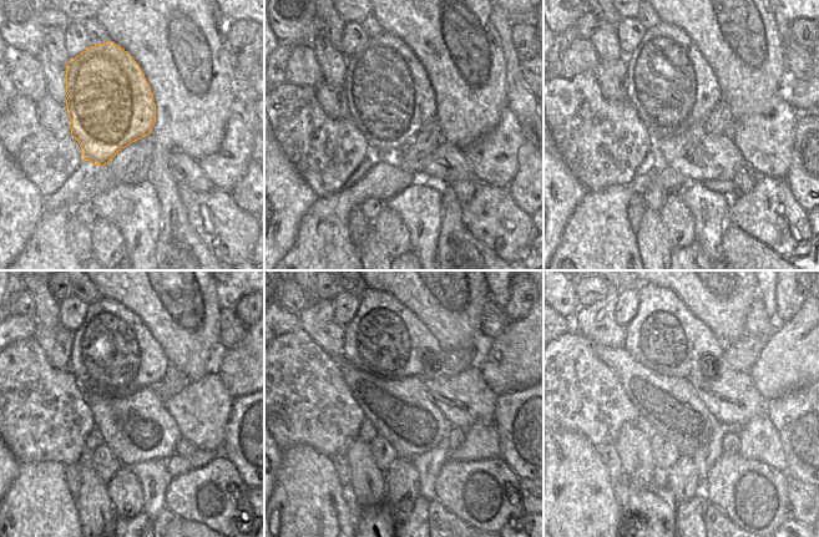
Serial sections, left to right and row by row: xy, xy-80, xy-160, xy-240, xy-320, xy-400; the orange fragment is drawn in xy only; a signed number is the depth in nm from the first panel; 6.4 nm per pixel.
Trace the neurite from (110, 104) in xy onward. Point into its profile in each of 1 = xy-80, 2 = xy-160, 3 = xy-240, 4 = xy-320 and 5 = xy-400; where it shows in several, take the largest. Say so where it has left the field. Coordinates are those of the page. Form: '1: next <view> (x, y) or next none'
1: next xy-80 (389, 97)
2: next xy-160 (670, 85)
3: next xy-240 (112, 354)
4: next xy-320 (384, 339)
5: next xy-400 (663, 335)

